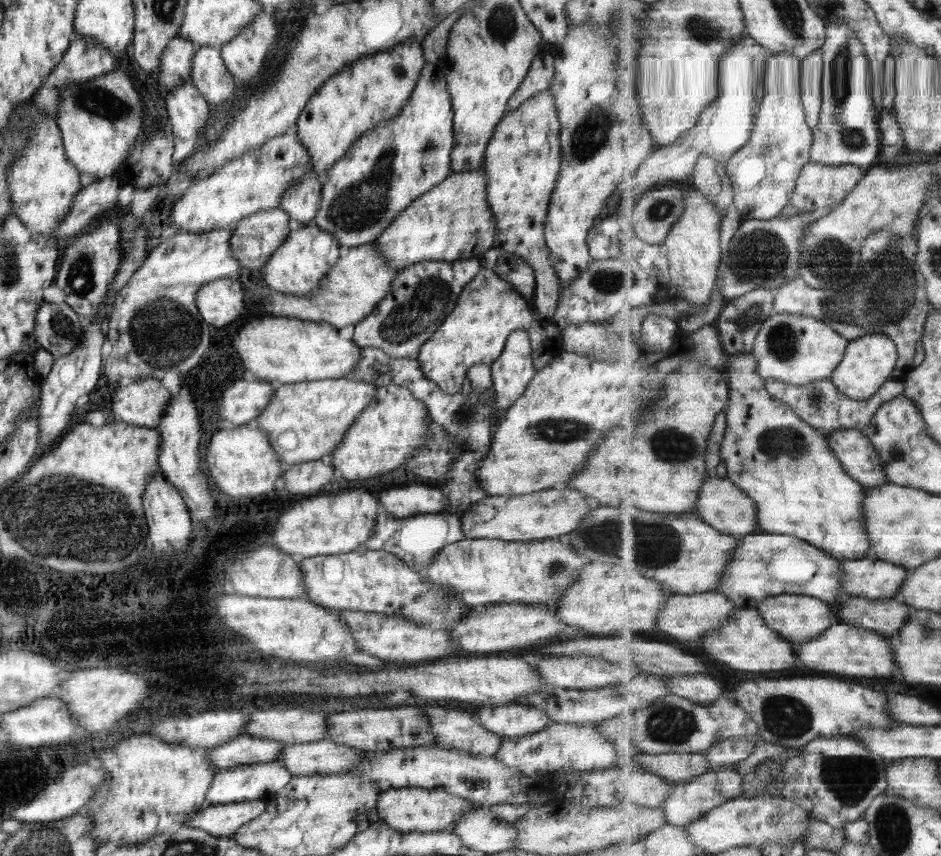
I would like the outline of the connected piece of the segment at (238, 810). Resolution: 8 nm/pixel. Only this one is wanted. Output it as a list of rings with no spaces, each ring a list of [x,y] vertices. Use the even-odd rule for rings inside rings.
[[[264,800],[207,805],[188,816],[185,826],[202,830],[214,837],[231,837],[238,828],[258,817],[265,808]]]

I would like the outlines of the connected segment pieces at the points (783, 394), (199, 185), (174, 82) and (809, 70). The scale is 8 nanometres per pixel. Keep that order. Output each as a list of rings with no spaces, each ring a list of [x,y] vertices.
[[[767,378],[765,384],[767,390],[769,390],[775,398],[790,404],[803,420],[806,420],[809,424],[812,424],[825,433],[835,432],[842,428],[865,431],[871,422],[874,421],[877,411],[886,402],[905,394],[907,391],[905,379],[897,380],[895,378],[887,381],[886,385],[870,399],[851,398],[847,393],[839,390],[835,385],[835,381],[829,378],[825,378],[822,381],[811,382],[811,384],[806,386],[798,386],[791,384],[791,382],[777,380],[776,378]]]
[[[291,130],[281,136],[275,136],[267,140],[259,148],[248,150],[240,154],[237,158],[226,162],[220,166],[215,174],[207,178],[197,178],[179,199],[173,203],[169,220],[171,225],[178,226],[178,231],[187,231],[188,233],[202,233],[211,229],[220,229],[233,226],[242,218],[255,214],[260,210],[269,210],[278,208],[283,193],[299,181],[303,175],[310,170],[310,156],[303,146],[299,144],[294,130]]]
[[[173,37],[160,52],[157,85],[168,91],[190,78],[191,59],[197,45],[181,37]]]
[[[819,49],[802,61],[802,99],[807,124],[815,128],[821,123],[824,103],[824,52]]]

